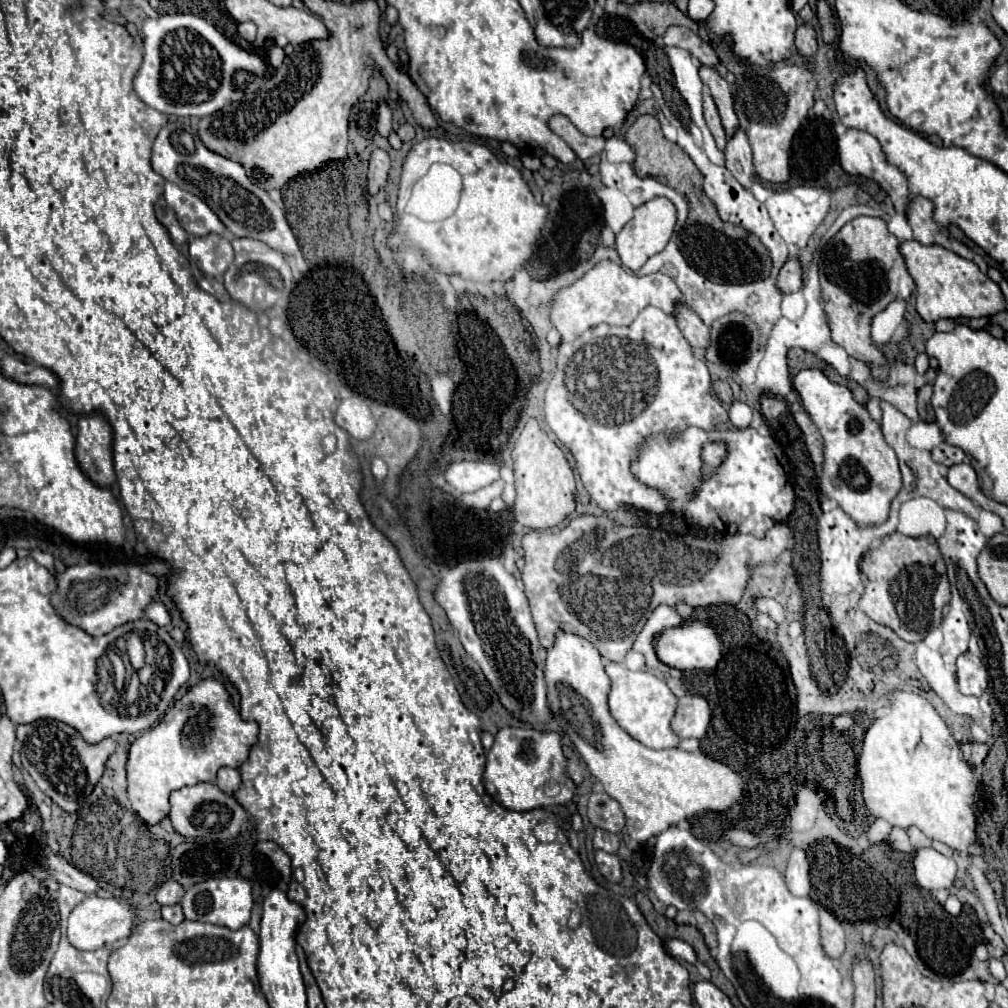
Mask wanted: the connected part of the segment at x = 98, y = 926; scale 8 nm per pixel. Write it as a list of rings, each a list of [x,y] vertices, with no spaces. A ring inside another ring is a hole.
[[[86,897],[82,903],[78,903],[70,917],[68,917],[68,941],[80,951],[94,951],[102,945],[126,939],[130,935],[130,925],[134,923],[134,915],[128,907],[128,903],[116,899],[116,897]]]

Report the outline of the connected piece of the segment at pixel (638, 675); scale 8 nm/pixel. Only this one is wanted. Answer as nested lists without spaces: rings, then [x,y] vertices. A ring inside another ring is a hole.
[[[608,663],[606,675],[610,677],[608,691],[608,707],[614,721],[636,741],[650,749],[666,749],[676,747],[680,743],[674,733],[670,733],[670,721],[676,709],[676,695],[668,689],[666,681],[658,679],[648,671],[630,671],[620,663]]]

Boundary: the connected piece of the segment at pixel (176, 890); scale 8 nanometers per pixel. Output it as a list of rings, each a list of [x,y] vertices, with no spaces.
[[[170,879],[164,885],[160,885],[160,889],[156,891],[156,901],[160,905],[176,905],[180,903],[182,893],[184,893],[184,887],[178,885],[174,879]]]

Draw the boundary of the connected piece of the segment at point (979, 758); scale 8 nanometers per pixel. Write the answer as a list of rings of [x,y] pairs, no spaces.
[[[962,745],[962,753],[964,753],[964,761],[972,767],[972,769],[978,769],[982,767],[986,755],[988,755],[988,745]]]

